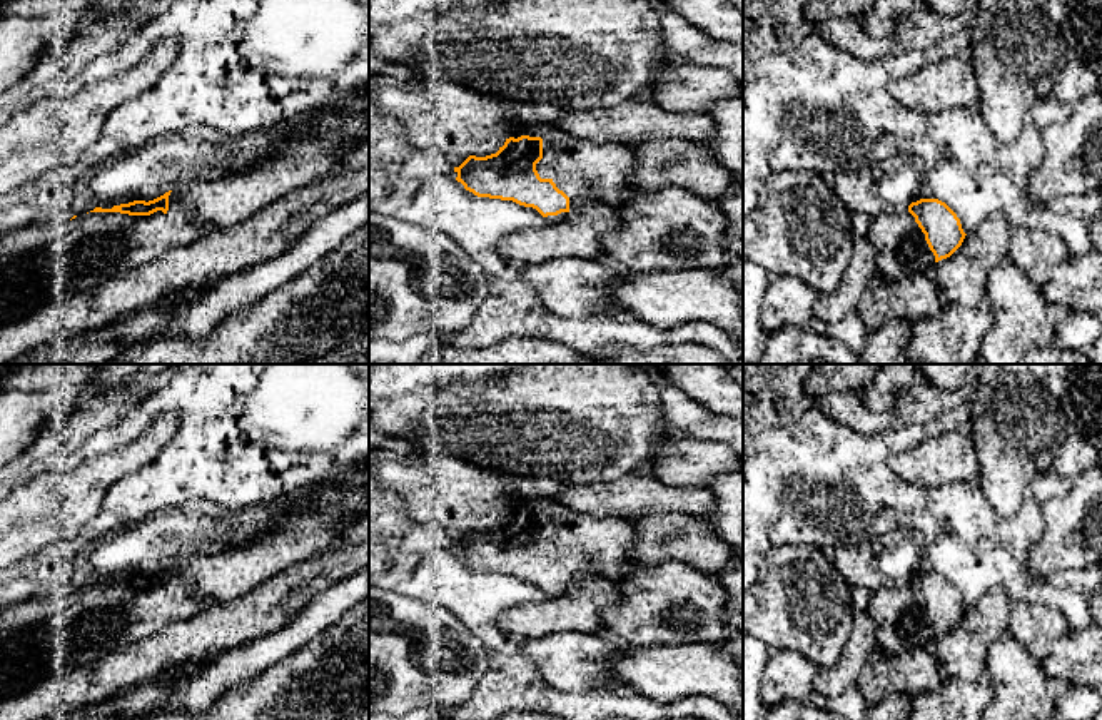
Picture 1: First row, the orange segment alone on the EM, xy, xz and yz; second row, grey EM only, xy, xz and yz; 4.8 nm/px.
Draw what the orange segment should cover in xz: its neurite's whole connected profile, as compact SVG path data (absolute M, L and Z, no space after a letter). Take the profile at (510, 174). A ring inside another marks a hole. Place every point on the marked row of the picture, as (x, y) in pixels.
M516 122L506 127L506 142L496 154L469 155L459 167L456 180L478 197L513 200L536 209L549 222L564 219L578 200L611 202L634 192L629 175L636 167L631 145L581 139L548 122Z

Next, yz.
M938 199L912 202L907 212L878 214L867 232L877 271L890 279L932 274L933 266L950 257L965 236L957 214Z

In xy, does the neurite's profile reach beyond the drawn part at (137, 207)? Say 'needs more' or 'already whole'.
needs more

